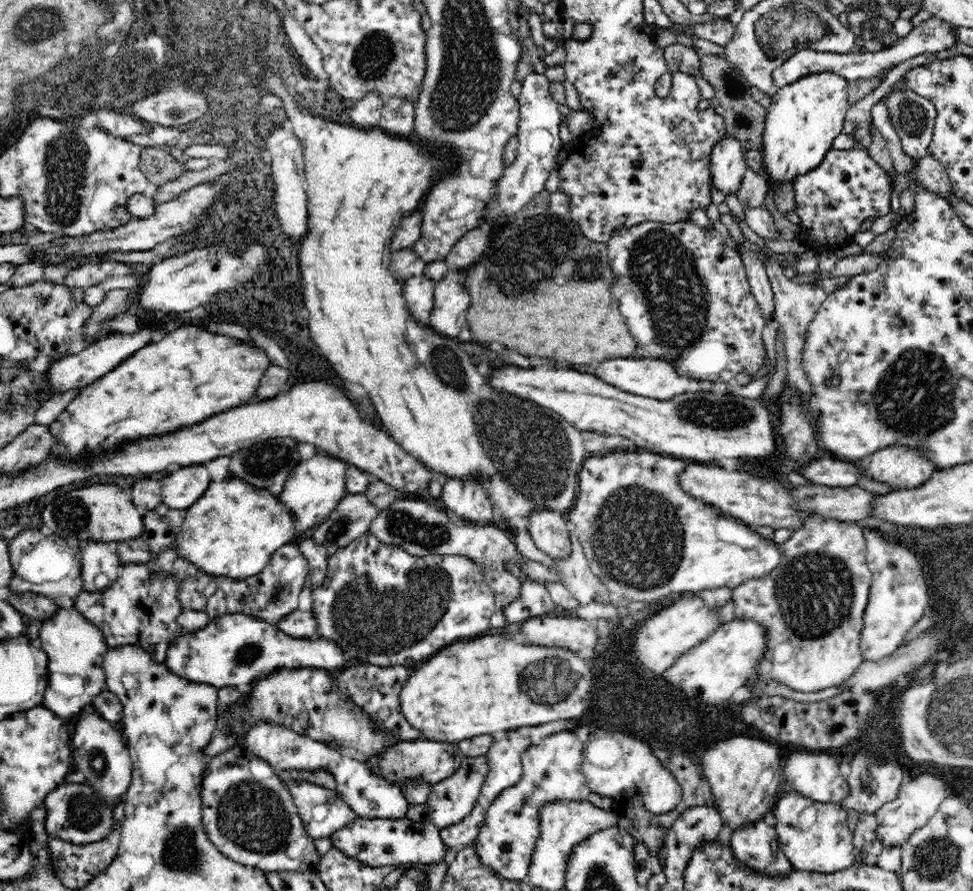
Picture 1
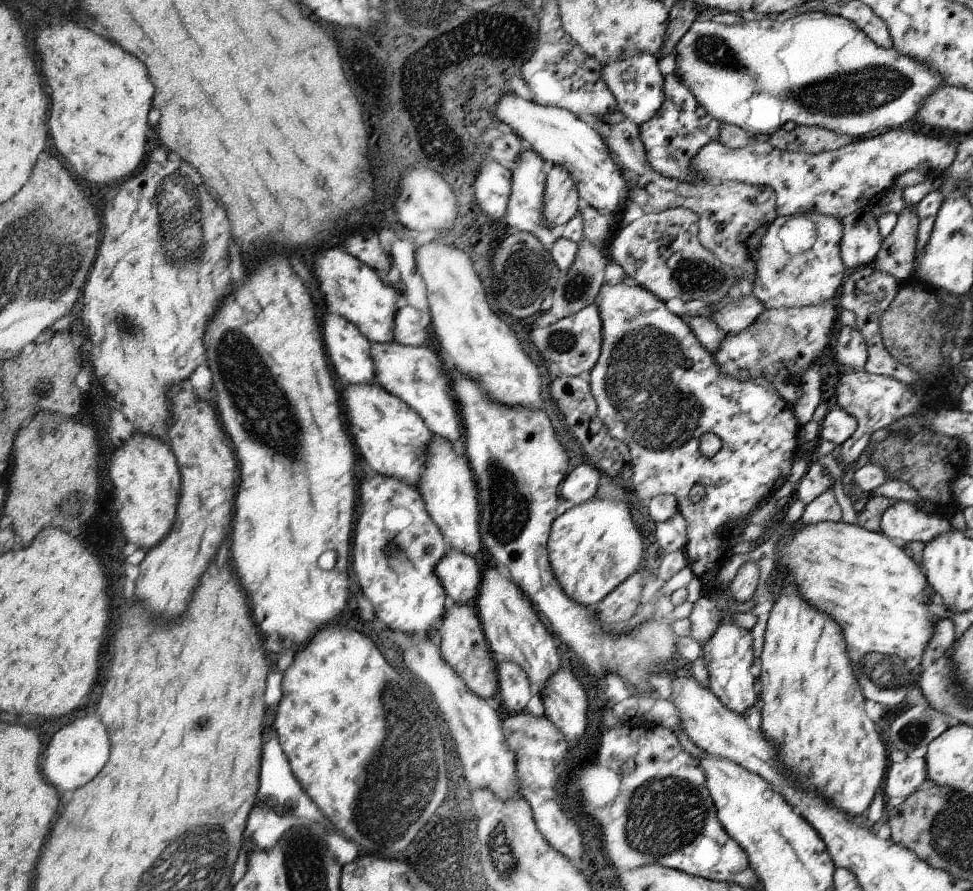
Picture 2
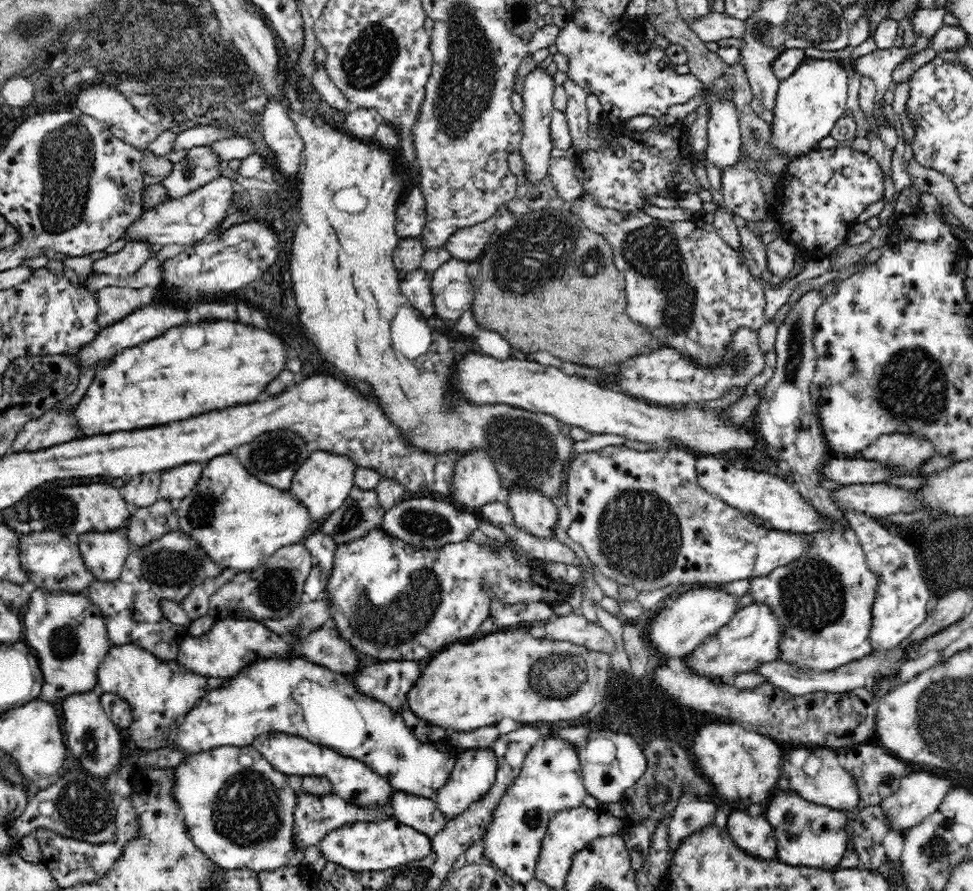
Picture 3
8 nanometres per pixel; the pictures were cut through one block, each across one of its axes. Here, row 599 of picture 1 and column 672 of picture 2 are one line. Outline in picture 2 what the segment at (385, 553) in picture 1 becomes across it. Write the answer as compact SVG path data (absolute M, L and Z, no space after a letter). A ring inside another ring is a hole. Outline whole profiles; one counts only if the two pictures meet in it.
M603 284L595 302L599 306L603 342L601 356L587 374L587 380L593 380L593 398L597 402L597 412L601 412L601 420L605 420L605 428L613 432L615 440L629 446L633 470L631 488L643 502L663 492L677 498L677 512L687 522L683 556L703 584L703 596L709 600L721 600L723 596L723 600L735 602L729 584L717 582L719 570L733 556L729 548L729 536L733 534L731 526L755 512L763 498L773 496L787 482L797 448L797 416L793 416L793 406L787 404L777 388L763 376L743 382L727 376L717 358L697 340L693 330L679 316L669 312L665 302L651 292L627 284ZM701 434L717 436L719 448L715 456L707 458L701 454ZM695 482L701 482L705 496L693 500L689 492Z

